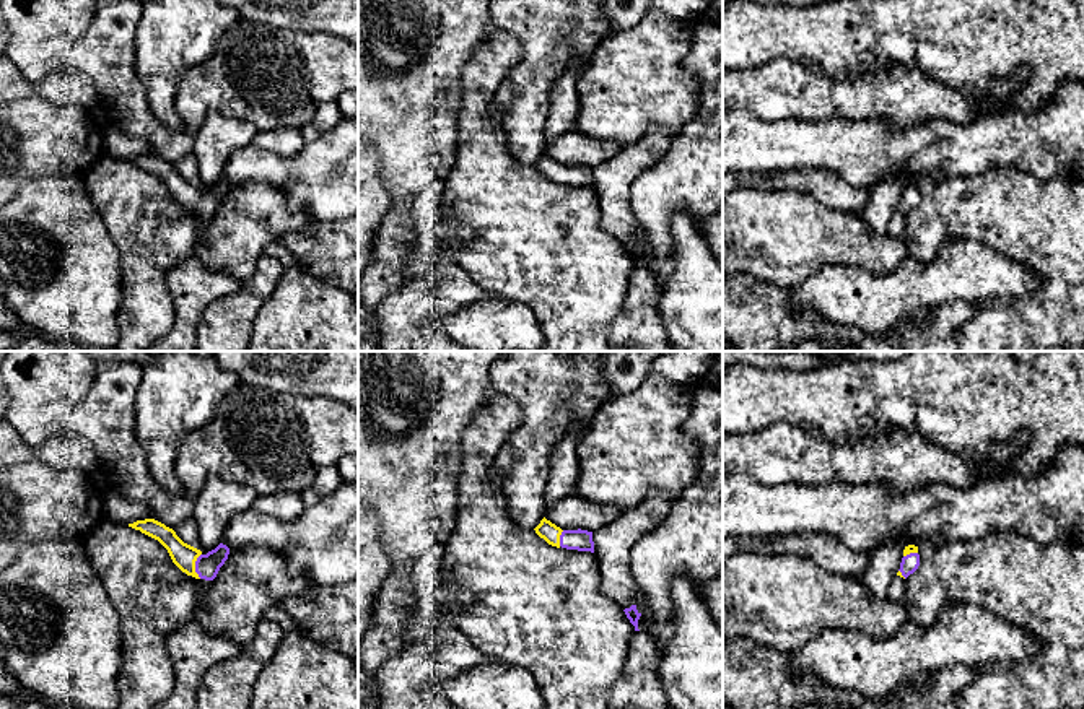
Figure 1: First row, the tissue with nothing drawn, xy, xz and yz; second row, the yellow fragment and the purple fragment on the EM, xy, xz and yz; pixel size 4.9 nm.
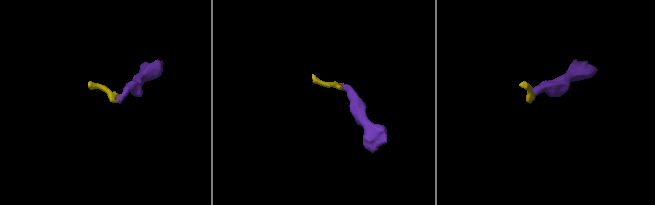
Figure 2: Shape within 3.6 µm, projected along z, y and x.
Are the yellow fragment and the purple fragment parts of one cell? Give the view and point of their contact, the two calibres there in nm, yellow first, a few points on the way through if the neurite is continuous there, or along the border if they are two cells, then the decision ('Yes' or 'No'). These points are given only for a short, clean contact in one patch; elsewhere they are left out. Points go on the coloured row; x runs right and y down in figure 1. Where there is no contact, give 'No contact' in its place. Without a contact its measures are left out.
Touches yellow at xy (194, 566). Thickness 120 nm (yellow) against 120 nm. Path across: xy (183, 555), (194, 566), (207, 566). Yes

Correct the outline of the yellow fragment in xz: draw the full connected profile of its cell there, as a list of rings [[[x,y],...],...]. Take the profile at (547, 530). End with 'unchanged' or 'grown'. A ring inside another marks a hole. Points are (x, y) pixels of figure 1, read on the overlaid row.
[[[545,517],[534,530],[540,538],[544,538],[552,546],[594,553],[592,532],[581,528],[562,530]]] | grown

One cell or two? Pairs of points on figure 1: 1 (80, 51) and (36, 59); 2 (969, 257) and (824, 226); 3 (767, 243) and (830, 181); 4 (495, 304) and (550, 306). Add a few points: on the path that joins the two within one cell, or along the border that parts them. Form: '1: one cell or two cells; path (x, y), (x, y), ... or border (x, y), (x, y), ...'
1: two cells; border (64, 51), (61, 60)
2: two cells; border (907, 256), (889, 272), (873, 274)
3: two cells; border (777, 189), (806, 191), (829, 207), (850, 212)
4: two cells; border (492, 291), (526, 304), (542, 334)

